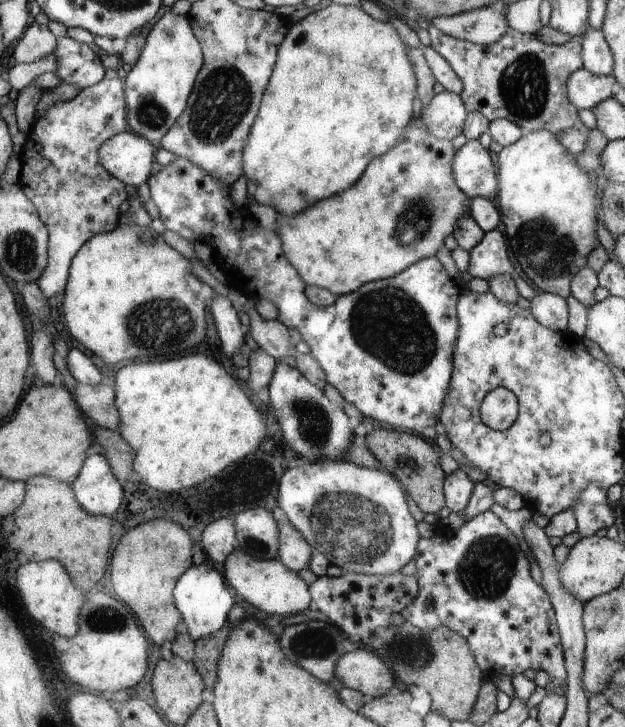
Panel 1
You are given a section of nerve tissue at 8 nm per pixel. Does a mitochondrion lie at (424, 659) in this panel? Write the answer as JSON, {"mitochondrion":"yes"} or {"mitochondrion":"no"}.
{"mitochondrion":"yes"}

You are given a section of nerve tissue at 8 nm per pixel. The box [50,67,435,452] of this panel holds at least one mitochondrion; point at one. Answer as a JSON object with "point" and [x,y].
{"point":[150,325]}

